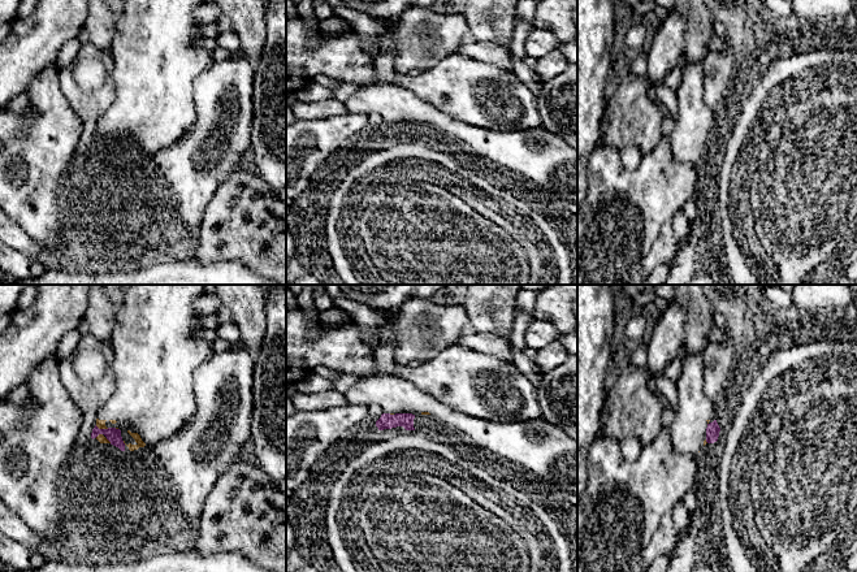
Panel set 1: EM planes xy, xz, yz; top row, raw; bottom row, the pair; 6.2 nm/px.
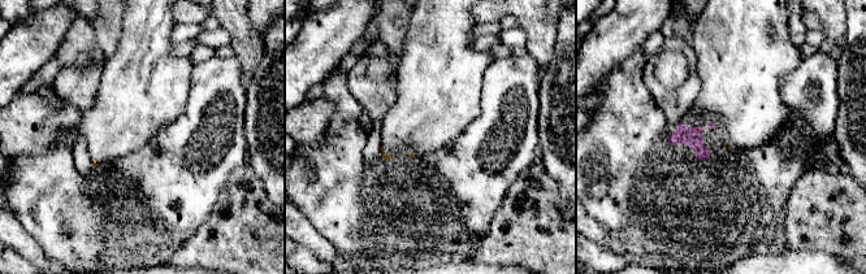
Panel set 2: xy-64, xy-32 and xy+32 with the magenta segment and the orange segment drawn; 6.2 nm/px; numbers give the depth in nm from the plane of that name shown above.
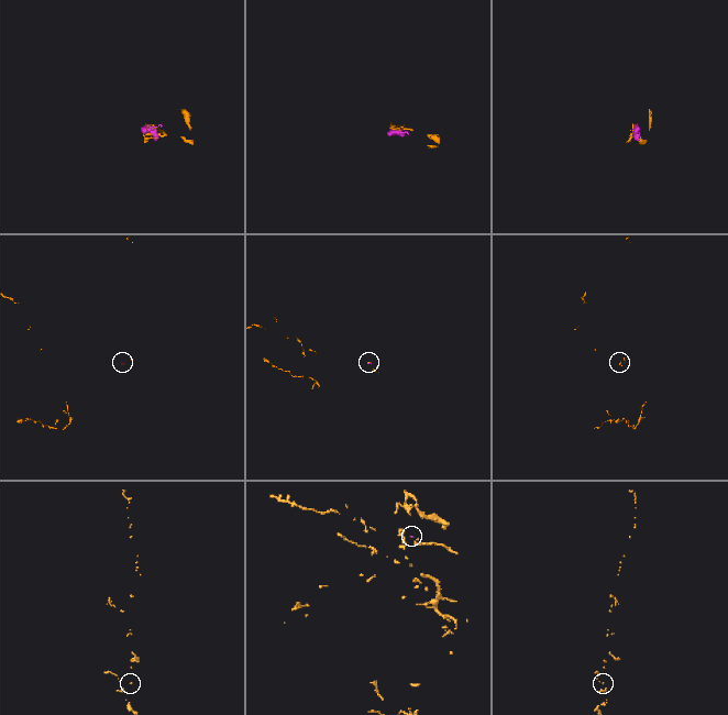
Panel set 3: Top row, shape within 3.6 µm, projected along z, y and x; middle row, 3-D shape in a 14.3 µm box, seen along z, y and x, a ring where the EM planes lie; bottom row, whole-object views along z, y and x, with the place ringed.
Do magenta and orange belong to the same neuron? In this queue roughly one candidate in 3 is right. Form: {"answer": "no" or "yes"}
{"answer": "no"}

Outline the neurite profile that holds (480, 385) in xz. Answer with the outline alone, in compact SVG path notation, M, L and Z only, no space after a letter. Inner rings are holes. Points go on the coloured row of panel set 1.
M459 339L423 365L395 364L394 372L443 404L482 420L542 417L537 387L512 361L468 350Z

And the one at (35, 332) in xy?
M39 285L35 303L10 313L12 322L0 335L0 402L56 351L66 333L81 326L88 307L90 287L91 285Z

